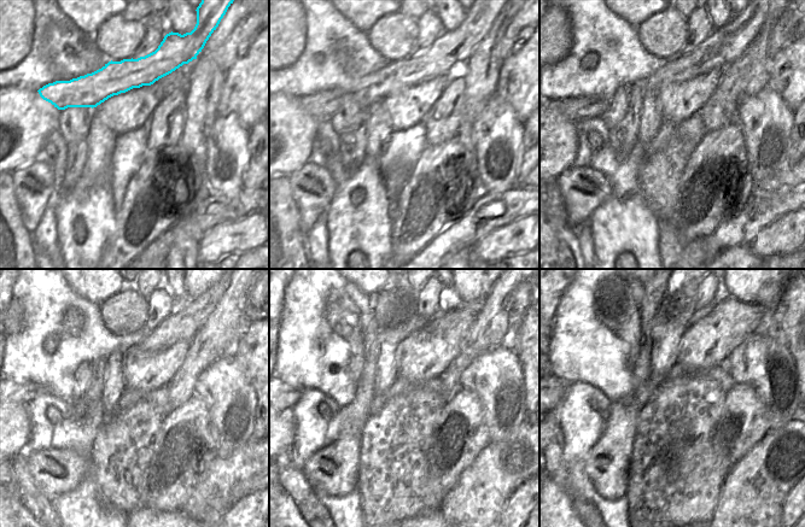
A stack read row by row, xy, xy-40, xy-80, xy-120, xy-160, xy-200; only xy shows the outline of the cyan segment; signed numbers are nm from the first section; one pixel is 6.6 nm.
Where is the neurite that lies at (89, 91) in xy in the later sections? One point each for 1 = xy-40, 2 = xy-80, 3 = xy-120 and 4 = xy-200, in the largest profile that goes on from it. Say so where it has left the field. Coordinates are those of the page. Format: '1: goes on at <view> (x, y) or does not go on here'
1: goes on at xy-40 (451, 48)
2: goes on at xy-80 (724, 46)
3: goes on at xy-120 (190, 314)
4: goes on at xy-200 (564, 386)

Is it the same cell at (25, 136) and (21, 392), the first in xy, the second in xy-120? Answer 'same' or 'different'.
different

